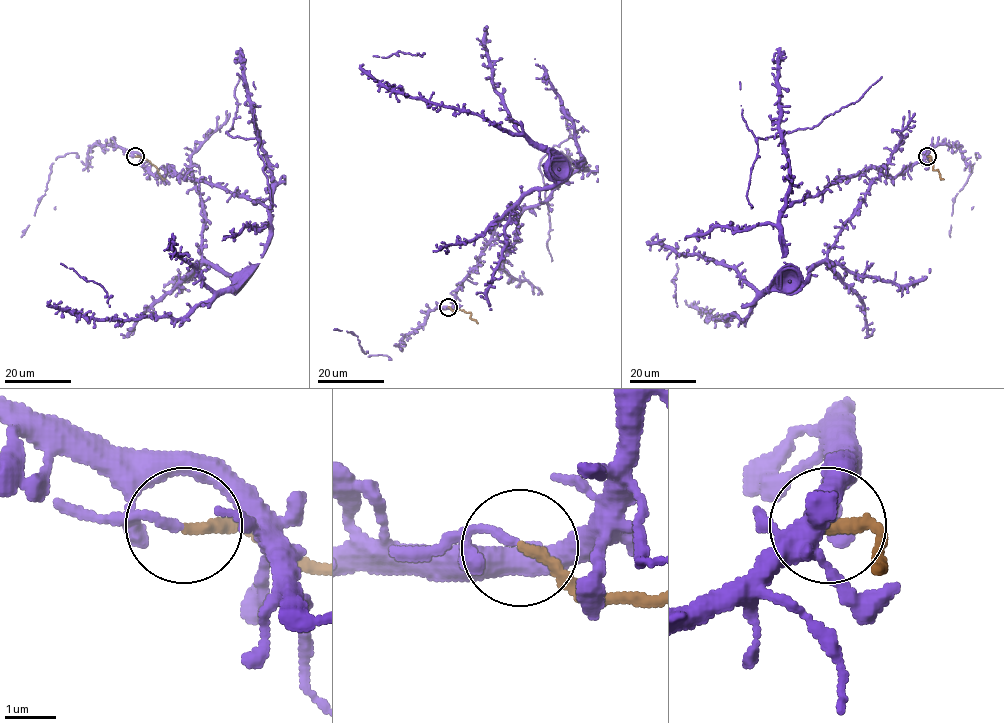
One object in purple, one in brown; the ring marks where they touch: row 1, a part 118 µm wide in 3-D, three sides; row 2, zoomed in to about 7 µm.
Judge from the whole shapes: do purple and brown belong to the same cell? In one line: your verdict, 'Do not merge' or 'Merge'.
Do not merge

